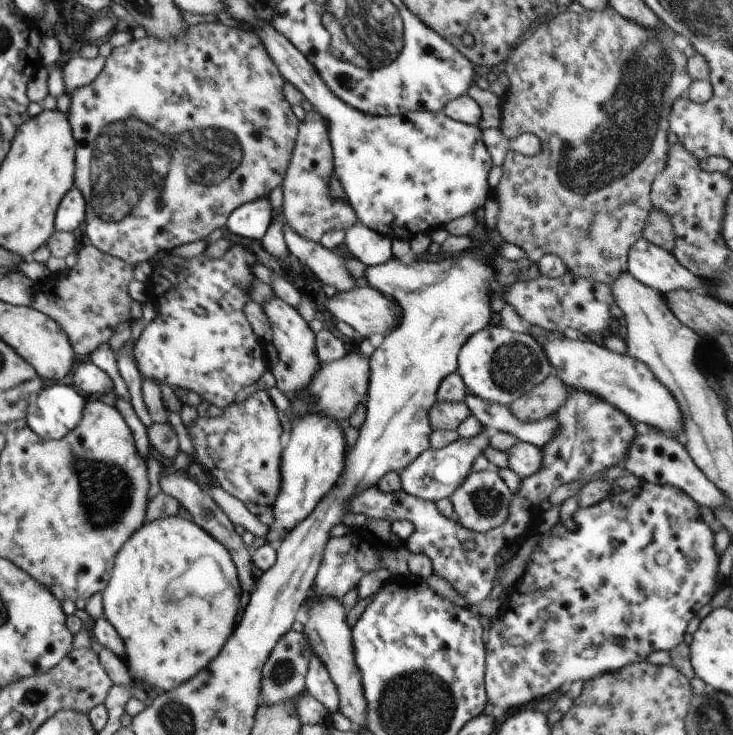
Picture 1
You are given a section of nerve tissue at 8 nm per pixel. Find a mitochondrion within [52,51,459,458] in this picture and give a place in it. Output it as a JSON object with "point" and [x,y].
{"point":[130,158]}

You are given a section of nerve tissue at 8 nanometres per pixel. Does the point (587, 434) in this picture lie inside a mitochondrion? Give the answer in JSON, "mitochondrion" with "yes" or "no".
{"mitochondrion":"yes"}

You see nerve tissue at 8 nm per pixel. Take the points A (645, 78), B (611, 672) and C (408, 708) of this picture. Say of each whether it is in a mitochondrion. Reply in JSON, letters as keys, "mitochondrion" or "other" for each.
{"A":"mitochondrion","B":"other","C":"mitochondrion"}

